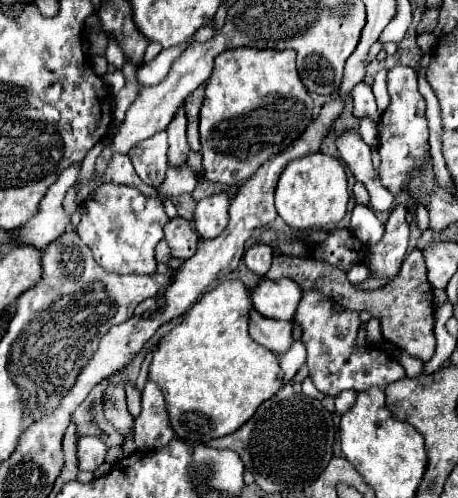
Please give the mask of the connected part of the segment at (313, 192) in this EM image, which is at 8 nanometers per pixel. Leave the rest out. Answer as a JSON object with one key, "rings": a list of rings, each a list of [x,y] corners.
{"rings":[[[321,152],[289,162],[275,188],[275,208],[293,230],[337,226],[347,212],[347,200],[349,192],[343,164],[337,158]]]}

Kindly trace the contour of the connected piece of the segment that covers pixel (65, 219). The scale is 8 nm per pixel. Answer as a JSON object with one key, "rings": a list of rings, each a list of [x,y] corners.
{"rings":[[[71,164],[61,172],[57,182],[49,188],[47,196],[43,198],[39,214],[19,228],[17,244],[33,244],[43,248],[63,234],[65,226],[69,224],[69,216],[63,212],[63,196],[71,186],[75,186],[79,170],[81,164]]]}

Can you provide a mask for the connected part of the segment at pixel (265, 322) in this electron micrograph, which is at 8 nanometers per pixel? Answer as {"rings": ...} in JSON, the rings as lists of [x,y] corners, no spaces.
{"rings":[[[255,310],[249,312],[249,334],[251,338],[269,348],[275,354],[285,354],[293,340],[293,322],[283,322],[283,320],[271,320],[271,318],[261,318],[261,314],[257,314]]]}

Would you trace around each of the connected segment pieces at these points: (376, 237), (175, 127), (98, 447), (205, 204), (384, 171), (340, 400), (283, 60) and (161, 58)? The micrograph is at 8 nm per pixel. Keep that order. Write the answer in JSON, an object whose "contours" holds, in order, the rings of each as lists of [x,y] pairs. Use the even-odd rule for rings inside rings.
{"contours":[[[[355,206],[351,212],[349,230],[361,240],[364,246],[373,248],[381,240],[381,236],[385,234],[385,224],[368,206]]],[[[185,110],[177,112],[177,118],[173,118],[171,126],[167,128],[169,134],[169,166],[187,166],[187,154],[189,154],[189,144],[185,138],[185,128],[187,128],[187,118],[185,118]]],[[[79,436],[77,438],[77,458],[79,470],[93,472],[107,454],[107,446],[99,440],[99,436]]],[[[225,192],[199,200],[193,220],[195,220],[195,230],[201,238],[211,240],[225,230],[229,222],[229,204],[231,198]]],[[[395,66],[387,74],[387,90],[391,96],[389,108],[379,120],[379,178],[381,184],[399,196],[415,170],[421,170],[429,162],[429,126],[425,116],[425,100],[417,90],[417,72],[409,66]]],[[[343,390],[343,392],[335,398],[335,410],[337,410],[339,414],[345,414],[345,410],[349,410],[355,400],[357,400],[357,392],[353,392],[353,390]]],[[[235,48],[215,58],[199,114],[205,178],[223,186],[249,180],[265,160],[285,150],[313,118],[313,100],[297,68],[295,50]]],[[[185,42],[185,44],[179,44],[179,46],[175,46],[175,48],[161,50],[161,54],[159,54],[153,62],[149,62],[149,64],[145,64],[145,66],[139,68],[139,74],[137,74],[139,84],[143,84],[143,86],[159,84],[159,82],[167,76],[171,64],[173,64],[189,46],[191,46],[191,42]]]]}

